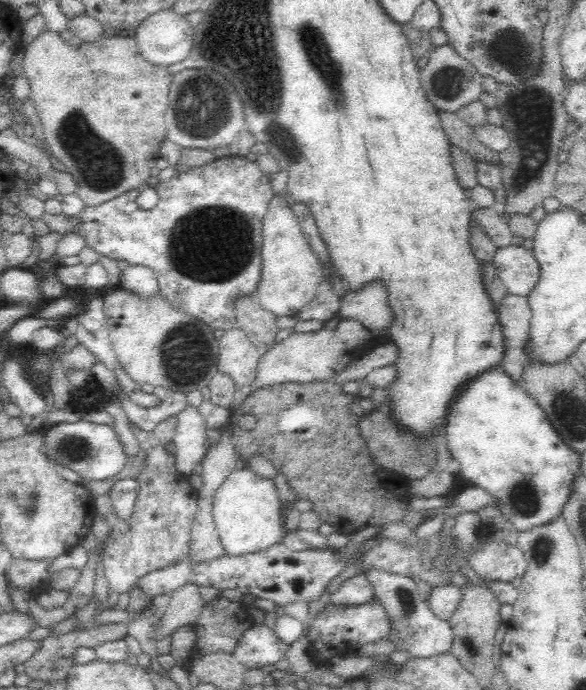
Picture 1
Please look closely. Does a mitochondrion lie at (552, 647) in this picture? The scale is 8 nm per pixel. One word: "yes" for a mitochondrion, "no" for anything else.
no

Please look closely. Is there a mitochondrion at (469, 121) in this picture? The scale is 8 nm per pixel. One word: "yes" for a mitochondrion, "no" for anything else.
no

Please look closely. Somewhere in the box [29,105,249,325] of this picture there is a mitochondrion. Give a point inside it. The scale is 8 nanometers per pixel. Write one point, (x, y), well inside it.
(99, 164)

